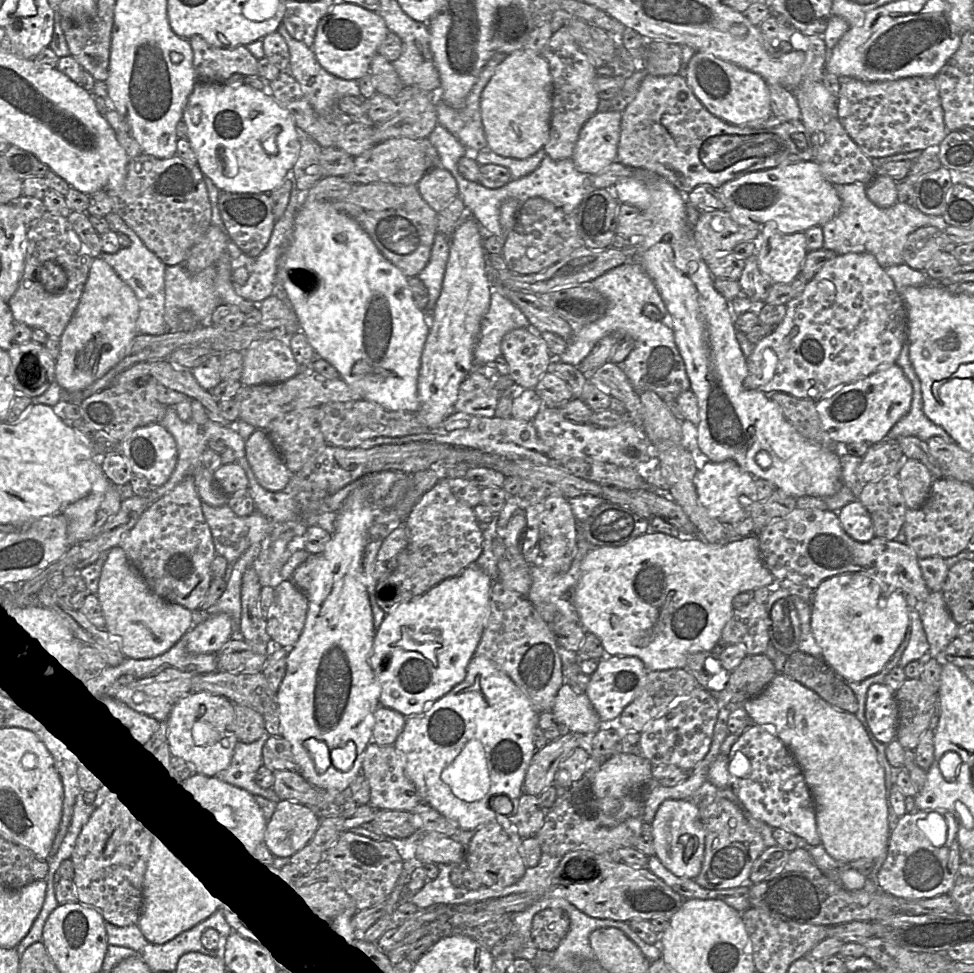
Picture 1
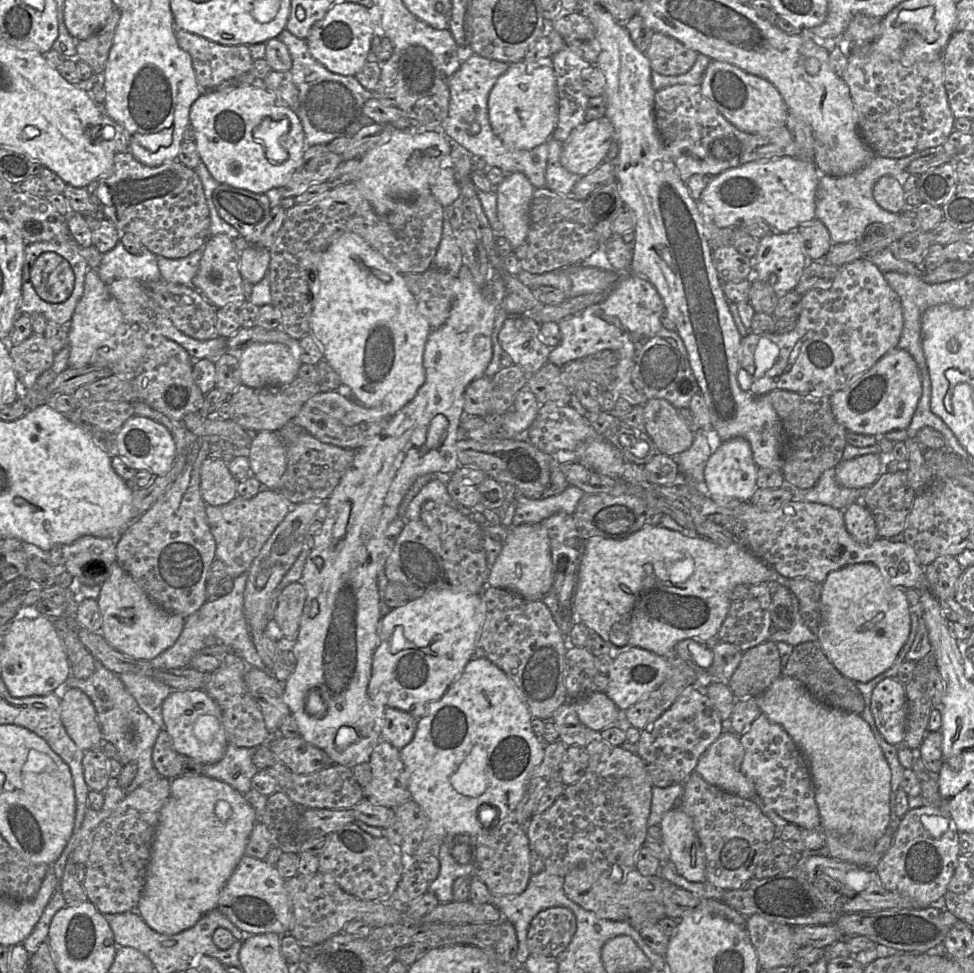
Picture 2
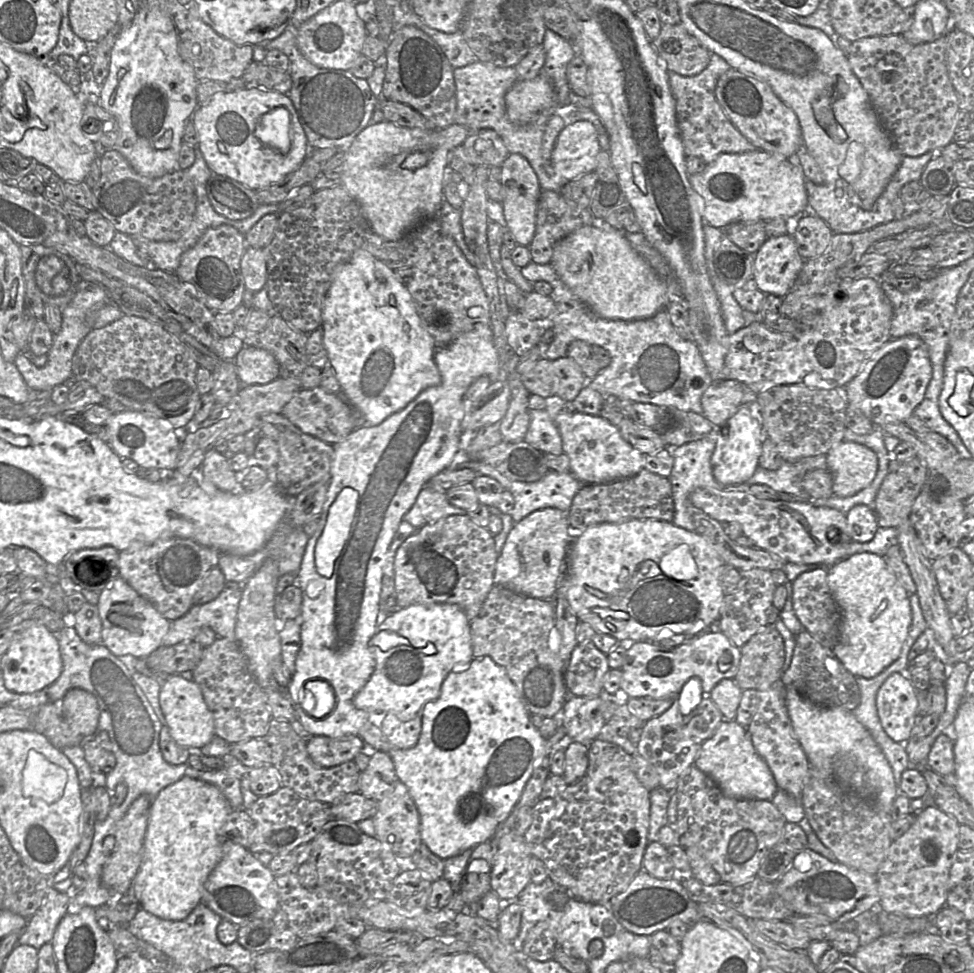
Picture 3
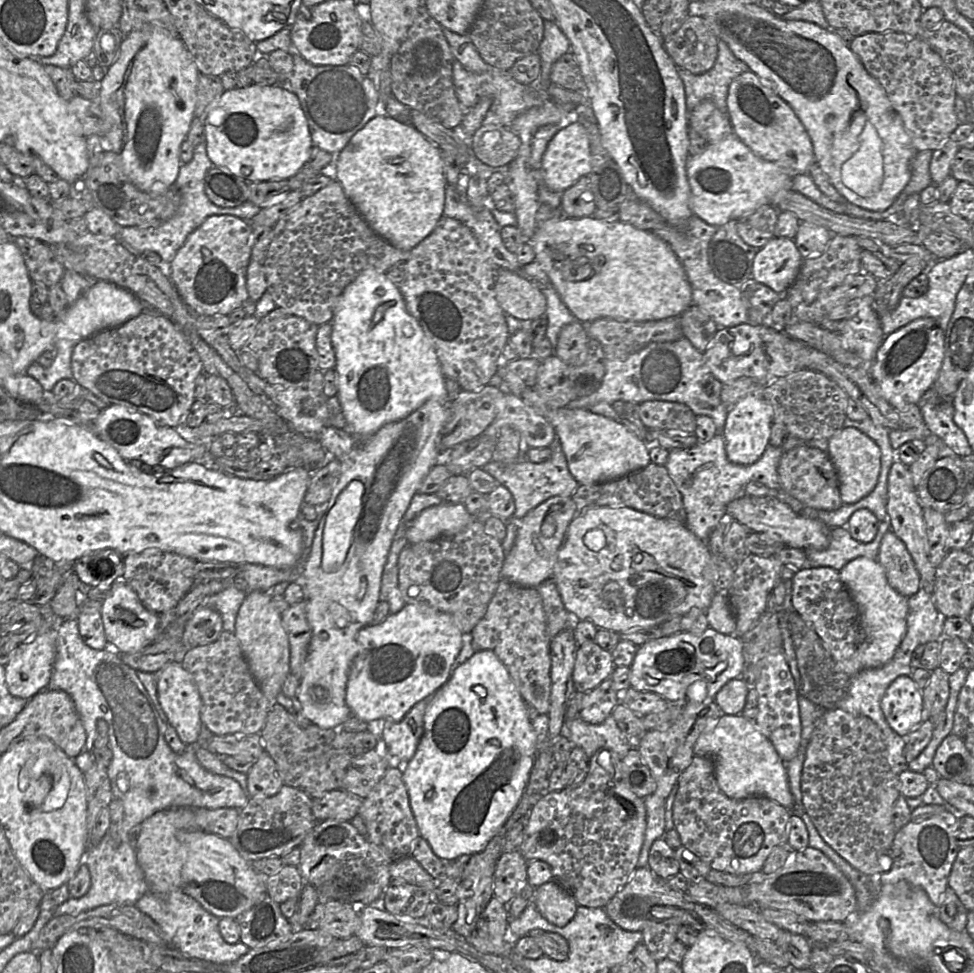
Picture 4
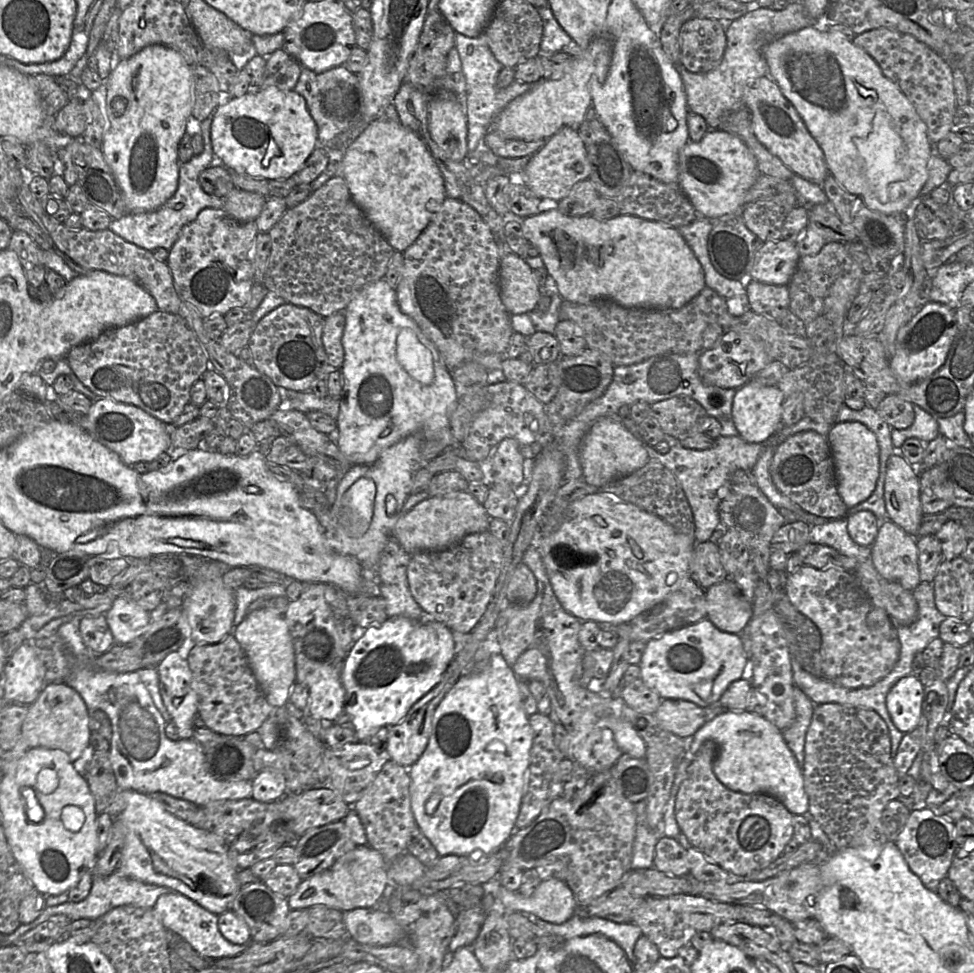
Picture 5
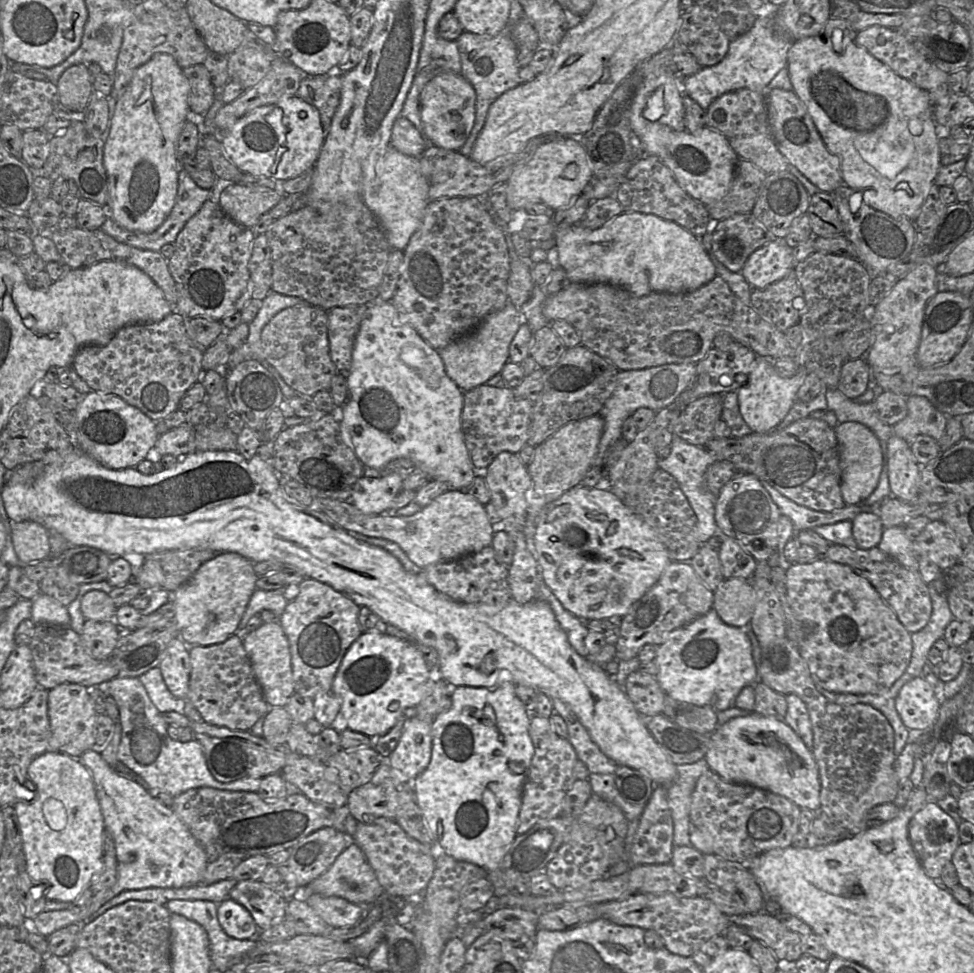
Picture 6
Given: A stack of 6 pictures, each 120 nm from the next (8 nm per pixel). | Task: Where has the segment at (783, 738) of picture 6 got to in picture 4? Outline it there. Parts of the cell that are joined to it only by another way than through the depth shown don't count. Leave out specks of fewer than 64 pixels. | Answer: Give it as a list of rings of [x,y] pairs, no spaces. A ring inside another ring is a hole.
[[[723,714],[718,720],[707,724],[693,751],[696,756],[708,757],[713,761],[718,786],[728,798],[767,797],[793,813],[794,799],[788,784],[786,763],[754,720],[741,714]]]

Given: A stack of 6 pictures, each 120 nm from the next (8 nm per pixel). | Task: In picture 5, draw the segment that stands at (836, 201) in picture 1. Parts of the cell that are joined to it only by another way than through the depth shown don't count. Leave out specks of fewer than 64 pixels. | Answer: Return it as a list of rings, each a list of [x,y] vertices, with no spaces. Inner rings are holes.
[[[710,130],[701,141],[689,141],[679,152],[679,184],[695,208],[698,217],[718,220],[739,214],[745,205],[749,189],[761,174],[756,158],[737,136]]]

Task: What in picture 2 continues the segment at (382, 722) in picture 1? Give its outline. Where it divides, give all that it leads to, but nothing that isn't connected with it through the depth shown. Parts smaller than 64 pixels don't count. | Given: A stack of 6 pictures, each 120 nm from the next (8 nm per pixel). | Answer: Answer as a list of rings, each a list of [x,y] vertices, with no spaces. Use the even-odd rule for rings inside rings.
[[[387,707],[384,713],[381,740],[389,742],[399,750],[402,749],[413,739],[418,719],[406,711]]]

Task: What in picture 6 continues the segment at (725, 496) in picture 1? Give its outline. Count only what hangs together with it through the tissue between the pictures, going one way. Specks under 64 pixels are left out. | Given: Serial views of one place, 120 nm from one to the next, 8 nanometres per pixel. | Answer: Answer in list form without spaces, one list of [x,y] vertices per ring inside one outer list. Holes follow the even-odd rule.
[[[757,356],[747,382],[738,389],[738,405],[741,416],[752,432],[765,433],[775,429],[797,401],[797,392],[807,372],[798,368],[790,378],[783,378],[773,367],[772,357]]]

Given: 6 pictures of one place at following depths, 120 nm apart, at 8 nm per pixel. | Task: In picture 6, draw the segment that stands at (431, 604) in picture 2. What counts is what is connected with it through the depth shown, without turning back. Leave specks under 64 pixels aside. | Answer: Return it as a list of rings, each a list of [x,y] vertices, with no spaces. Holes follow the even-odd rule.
[[[363,632],[344,655],[332,683],[332,692],[341,700],[341,712],[348,728],[376,739],[386,734],[398,720],[406,716],[429,693],[438,672],[432,672],[416,642],[380,632]]]

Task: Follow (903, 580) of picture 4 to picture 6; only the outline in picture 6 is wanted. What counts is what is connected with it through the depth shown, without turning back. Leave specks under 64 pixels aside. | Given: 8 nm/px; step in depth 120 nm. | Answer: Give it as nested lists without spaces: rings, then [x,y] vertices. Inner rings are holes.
[[[902,527],[885,528],[877,547],[909,570],[919,571],[919,556],[914,550],[913,539],[905,534]]]

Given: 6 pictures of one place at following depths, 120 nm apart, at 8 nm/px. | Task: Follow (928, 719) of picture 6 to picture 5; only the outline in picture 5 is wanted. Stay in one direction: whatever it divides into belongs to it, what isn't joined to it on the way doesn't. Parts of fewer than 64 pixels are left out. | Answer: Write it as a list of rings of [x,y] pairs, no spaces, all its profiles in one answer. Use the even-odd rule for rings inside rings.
[[[916,674],[901,678],[889,691],[886,707],[894,725],[903,734],[919,725],[925,687]]]

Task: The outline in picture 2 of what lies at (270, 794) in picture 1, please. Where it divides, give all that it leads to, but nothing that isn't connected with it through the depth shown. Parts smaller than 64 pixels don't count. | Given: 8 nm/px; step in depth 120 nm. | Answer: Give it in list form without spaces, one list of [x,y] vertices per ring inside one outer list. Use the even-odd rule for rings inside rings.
[[[228,744],[223,758],[217,763],[203,765],[202,774],[229,784],[246,796],[252,788],[252,778],[259,771],[252,760],[255,750],[255,747]]]

